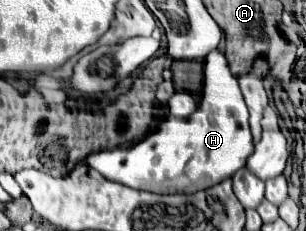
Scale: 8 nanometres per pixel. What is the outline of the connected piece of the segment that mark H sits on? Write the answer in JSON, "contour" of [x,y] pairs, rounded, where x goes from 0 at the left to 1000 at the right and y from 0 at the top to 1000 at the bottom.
{"contour":[[[716,212],[670,247],[663,385],[663,455],[618,515],[546,506],[507,576],[435,636],[382,636],[291,671],[291,714],[356,784],[533,844],[663,827],[761,766],[775,732],[801,723],[827,645],[827,593],[781,359]]]}

